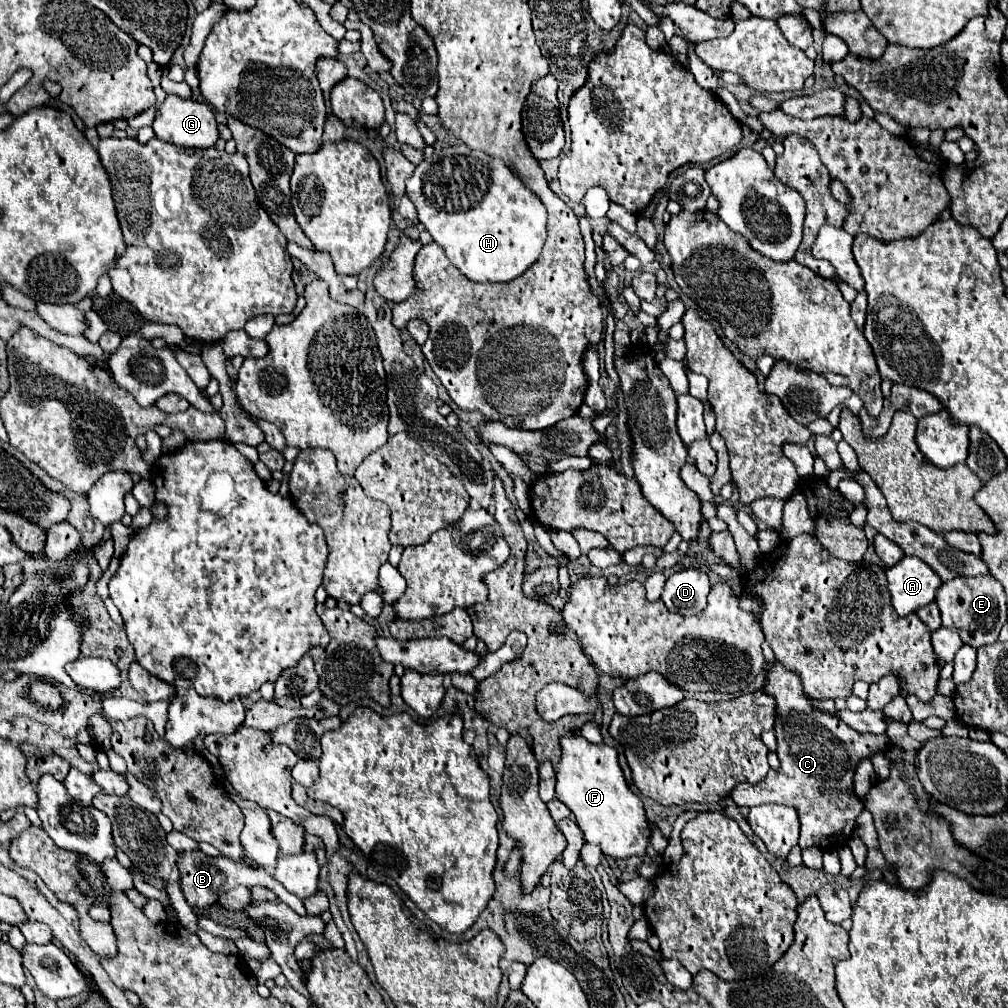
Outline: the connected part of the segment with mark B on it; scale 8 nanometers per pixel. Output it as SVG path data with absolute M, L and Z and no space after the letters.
M185 851L185 853L179 853L179 871L181 871L181 891L187 899L187 903L191 907L199 907L199 909L205 909L213 903L217 903L217 897L237 885L243 885L243 887L253 887L253 885L263 885L273 891L281 901L287 903L297 914L304 916L304 905L298 897L289 893L283 885L278 881L275 881L265 869L253 869L253 867L247 867L247 865L239 865L239 863L233 863L231 859L227 857L207 857L205 853L201 851Z

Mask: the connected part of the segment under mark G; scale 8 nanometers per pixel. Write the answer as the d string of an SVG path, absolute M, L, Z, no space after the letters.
M167 95L163 105L157 109L153 131L155 131L157 139L163 139L163 141L179 145L179 147L207 149L207 147L213 147L219 139L217 121L215 121L215 113L211 109L211 105L199 103L193 99L181 99L177 95Z

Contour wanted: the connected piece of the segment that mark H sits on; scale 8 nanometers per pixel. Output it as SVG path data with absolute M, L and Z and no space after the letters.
M421 113L421 119L437 135L437 143L435 153L423 159L407 181L407 197L419 213L419 221L467 279L477 283L517 279L537 261L543 249L547 227L543 203L501 159L469 149L449 135L437 123L437 117Z

